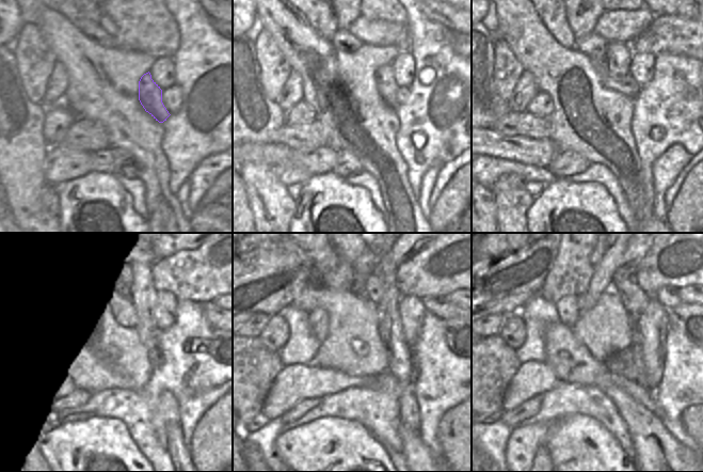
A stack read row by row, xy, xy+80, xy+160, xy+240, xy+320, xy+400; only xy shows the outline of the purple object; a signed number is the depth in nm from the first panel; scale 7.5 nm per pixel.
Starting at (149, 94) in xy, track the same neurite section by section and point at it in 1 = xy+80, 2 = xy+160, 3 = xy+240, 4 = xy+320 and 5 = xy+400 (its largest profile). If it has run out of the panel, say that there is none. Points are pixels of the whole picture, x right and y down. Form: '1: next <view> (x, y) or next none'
1: next xy+80 (387, 88)
2: next xy+160 (618, 56)
3: next xy+240 (130, 269)
4: next xy+320 (365, 265)
5: next xy+400 (596, 255)

